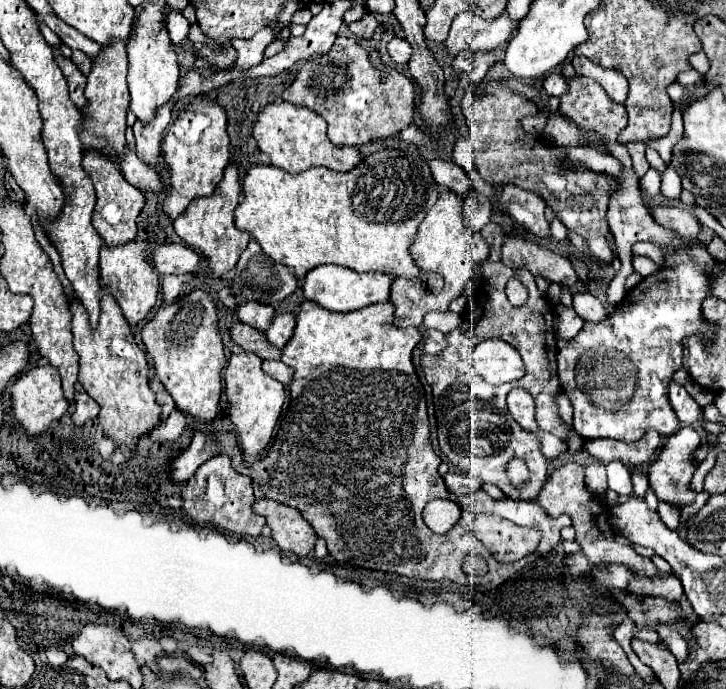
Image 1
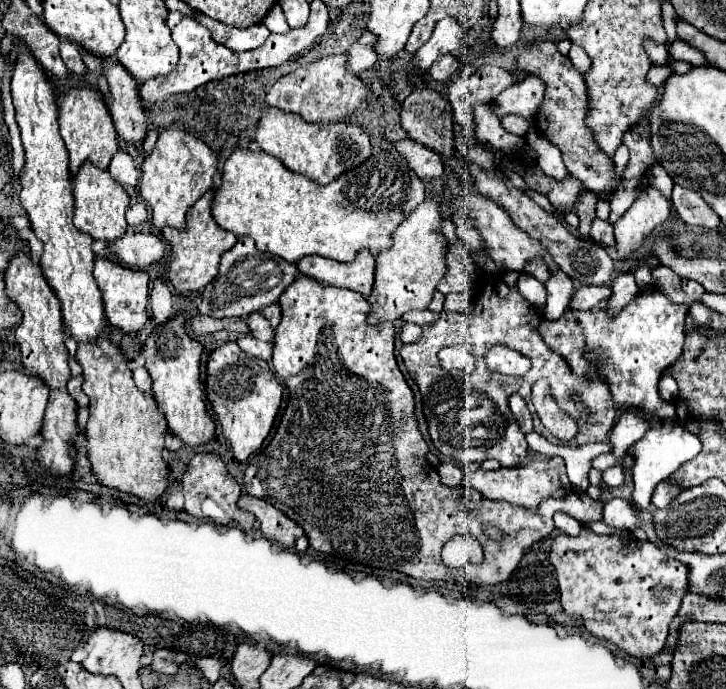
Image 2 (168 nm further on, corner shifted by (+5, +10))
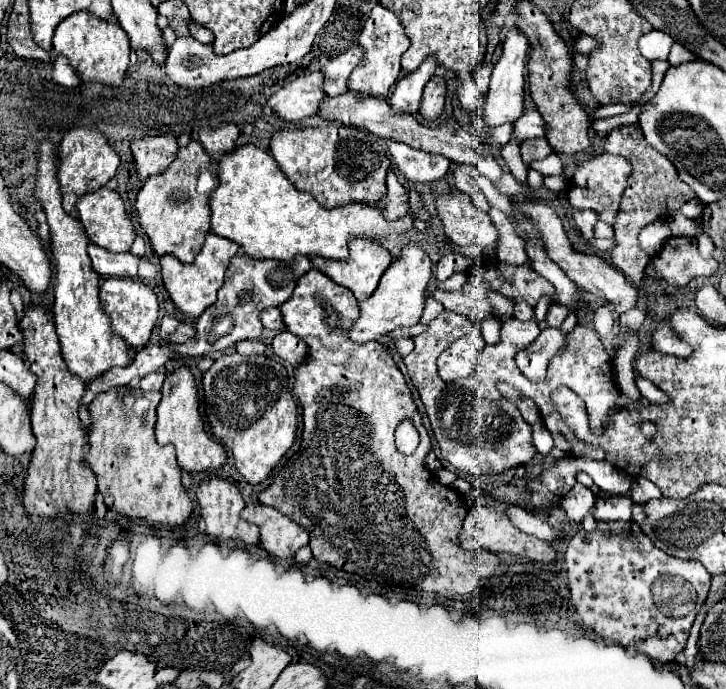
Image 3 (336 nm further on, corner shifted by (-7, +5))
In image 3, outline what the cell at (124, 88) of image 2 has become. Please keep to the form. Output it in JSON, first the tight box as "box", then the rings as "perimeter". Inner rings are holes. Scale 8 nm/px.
{"box":[130,134,176,181],"perimeter":[[[162,134],[135,139],[130,143],[130,151],[140,181],[146,181],[152,175],[160,175],[176,159],[176,136]]]}

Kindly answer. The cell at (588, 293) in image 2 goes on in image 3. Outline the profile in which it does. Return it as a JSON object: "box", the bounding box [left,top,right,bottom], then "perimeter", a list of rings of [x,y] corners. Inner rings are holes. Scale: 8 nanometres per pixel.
{"box":[594,305,614,335],"perimeter":[[[606,305],[598,307],[596,309],[596,315],[594,315],[594,327],[600,335],[610,335],[612,331],[612,323],[614,323],[614,317],[610,313],[610,309]]]}

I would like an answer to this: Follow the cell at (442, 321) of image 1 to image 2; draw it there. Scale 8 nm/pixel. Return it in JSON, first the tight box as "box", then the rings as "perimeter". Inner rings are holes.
{"box":[402,310,440,324],"perimeter":[[[412,310],[408,314],[402,316],[406,322],[416,322],[416,324],[428,324],[428,322],[434,322],[434,318],[440,318],[440,312],[432,312],[432,310]]]}

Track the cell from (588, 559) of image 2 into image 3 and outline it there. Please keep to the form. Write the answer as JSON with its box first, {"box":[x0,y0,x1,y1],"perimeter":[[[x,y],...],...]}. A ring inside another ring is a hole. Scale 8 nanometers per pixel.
{"box":[566,523,710,661],"perimeter":[[[596,523],[594,531],[580,529],[566,549],[566,573],[572,593],[572,605],[576,607],[582,623],[594,629],[602,639],[614,641],[622,647],[636,649],[654,661],[674,661],[686,647],[690,627],[696,613],[704,605],[710,591],[710,575],[702,563],[684,561],[666,555],[656,549],[654,543],[638,529],[636,523]]]}

